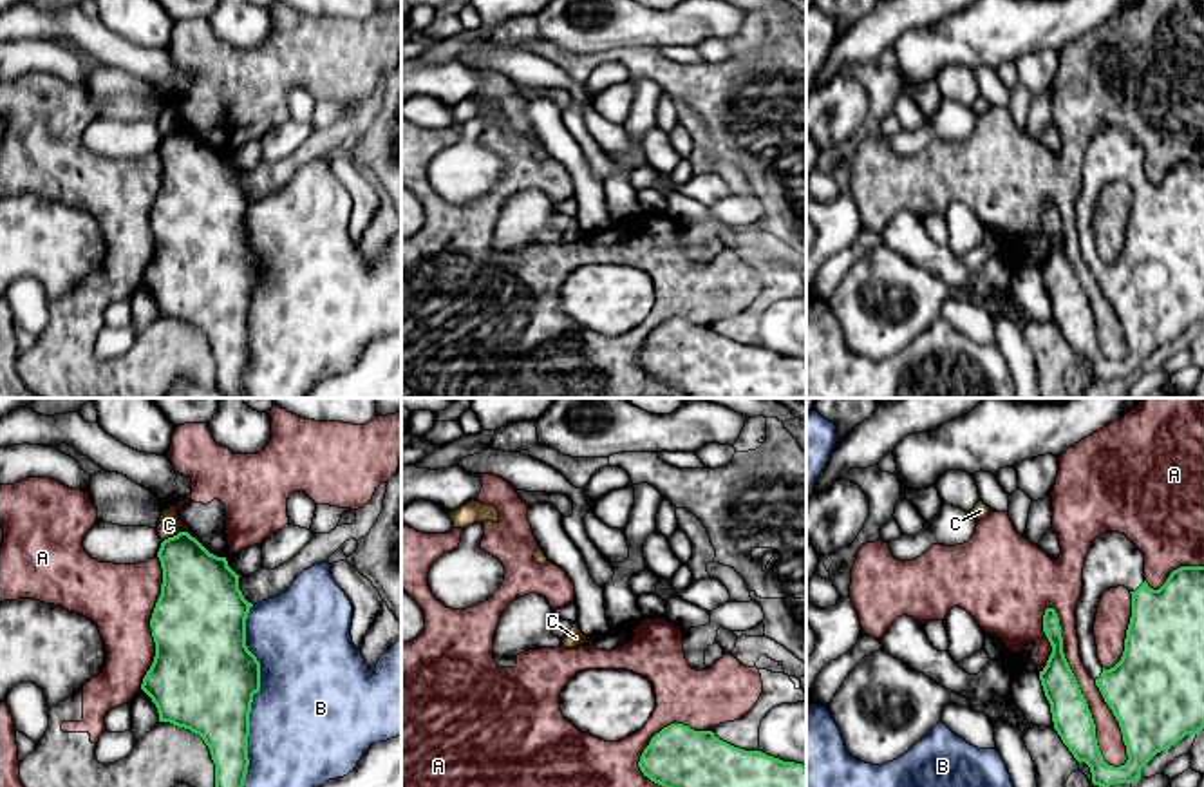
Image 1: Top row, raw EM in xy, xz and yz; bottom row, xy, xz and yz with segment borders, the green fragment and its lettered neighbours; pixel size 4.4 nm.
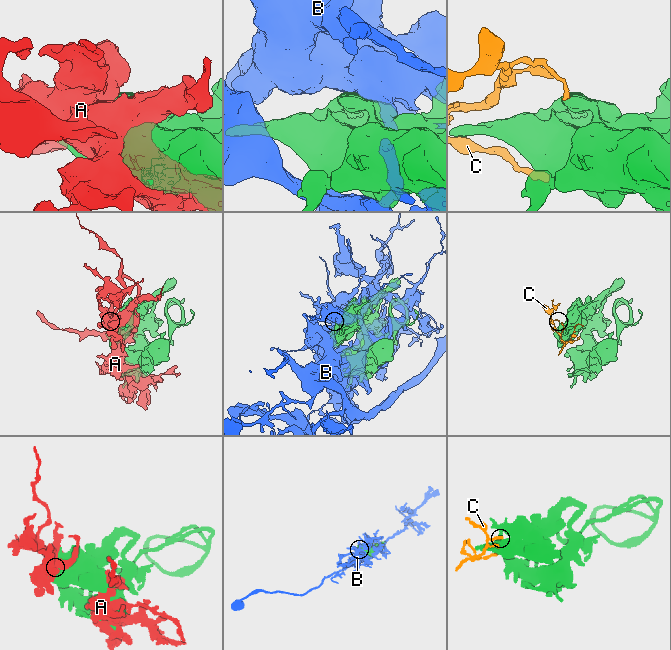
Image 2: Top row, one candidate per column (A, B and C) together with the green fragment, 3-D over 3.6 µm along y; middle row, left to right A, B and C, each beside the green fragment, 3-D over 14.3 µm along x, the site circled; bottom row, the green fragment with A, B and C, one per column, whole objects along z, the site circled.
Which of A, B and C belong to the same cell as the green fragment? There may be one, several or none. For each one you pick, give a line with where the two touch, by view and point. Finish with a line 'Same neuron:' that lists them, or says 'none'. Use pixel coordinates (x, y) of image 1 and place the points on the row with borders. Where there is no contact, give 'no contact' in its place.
Same neuron: none

